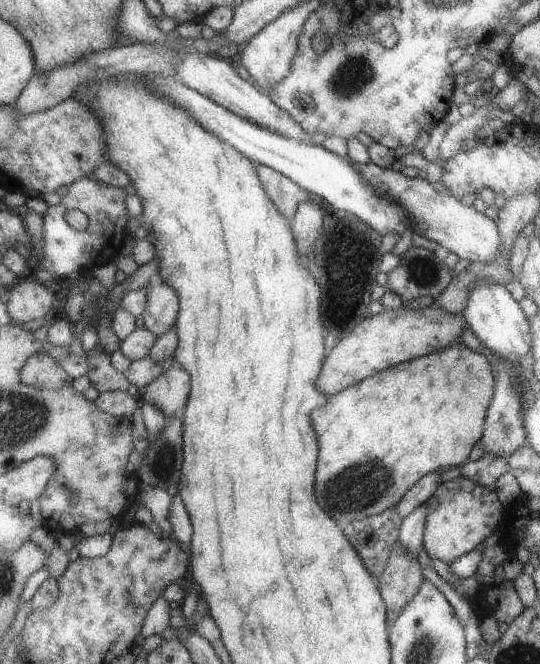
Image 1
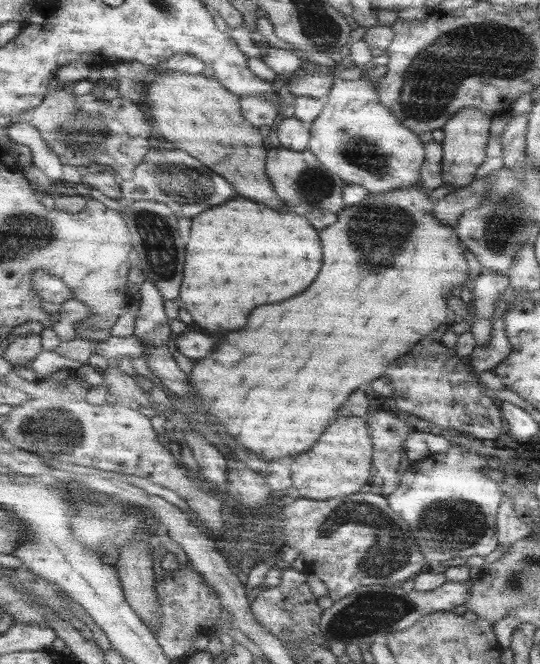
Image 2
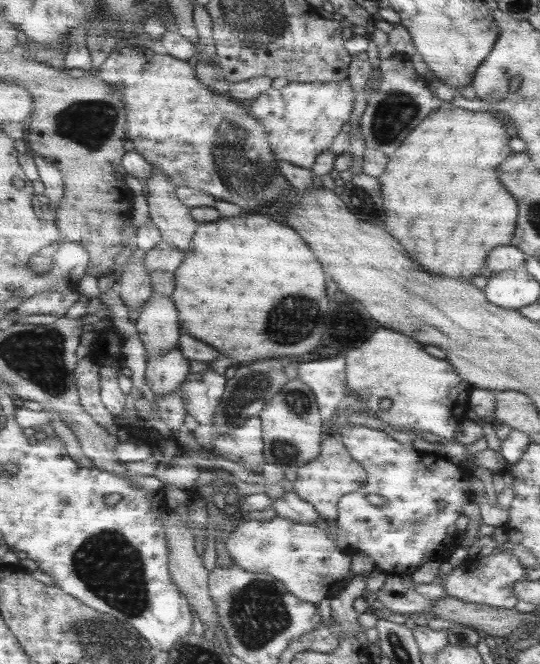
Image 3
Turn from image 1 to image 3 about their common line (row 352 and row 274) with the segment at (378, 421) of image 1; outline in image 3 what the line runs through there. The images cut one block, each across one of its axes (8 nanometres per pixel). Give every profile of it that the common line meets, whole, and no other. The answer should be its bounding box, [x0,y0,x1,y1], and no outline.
[379,102,521,282]

